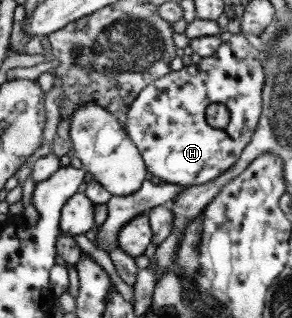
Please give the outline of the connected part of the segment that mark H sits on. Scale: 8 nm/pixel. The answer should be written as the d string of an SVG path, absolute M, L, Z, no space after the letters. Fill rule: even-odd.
M223 30L219 40L221 43L217 49L211 55L201 58L198 63L183 66L178 71L170 70L163 77L145 85L125 111L124 131L127 137L141 154L147 172L162 182L186 188L213 181L239 159L241 151L252 139L261 115L261 90L264 82L259 51L241 33L233 34ZM211 103L219 103L227 108L229 122L223 129L213 129L205 122L205 109Z

